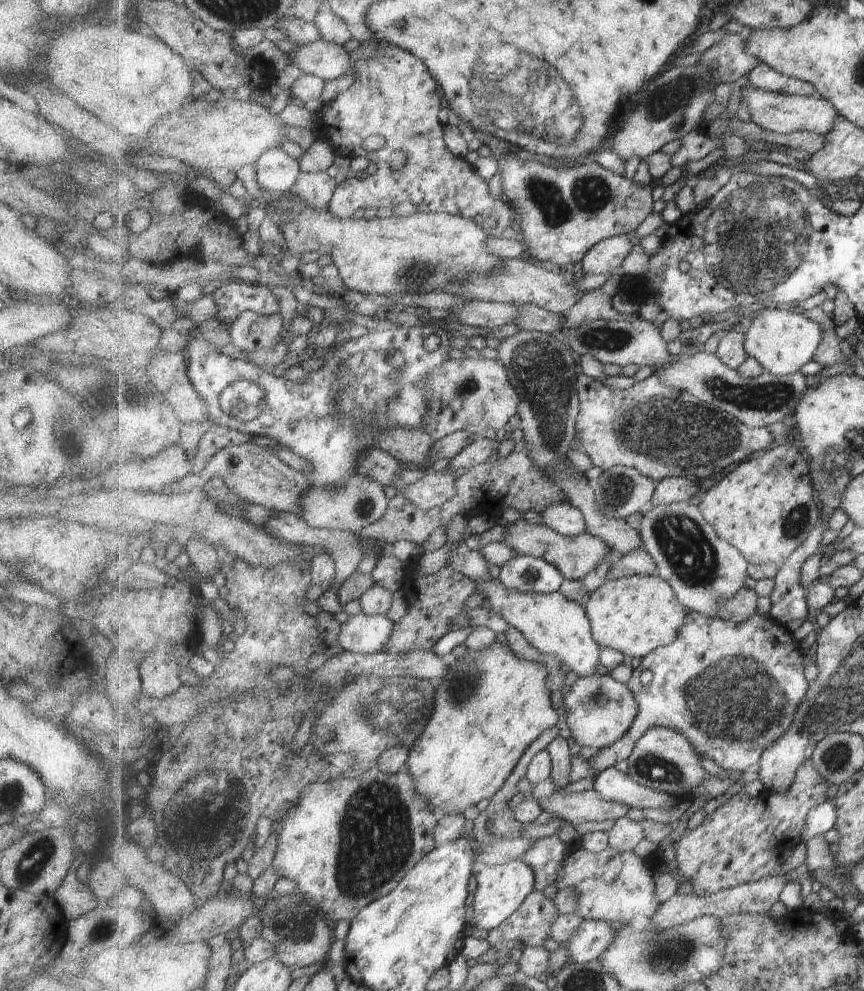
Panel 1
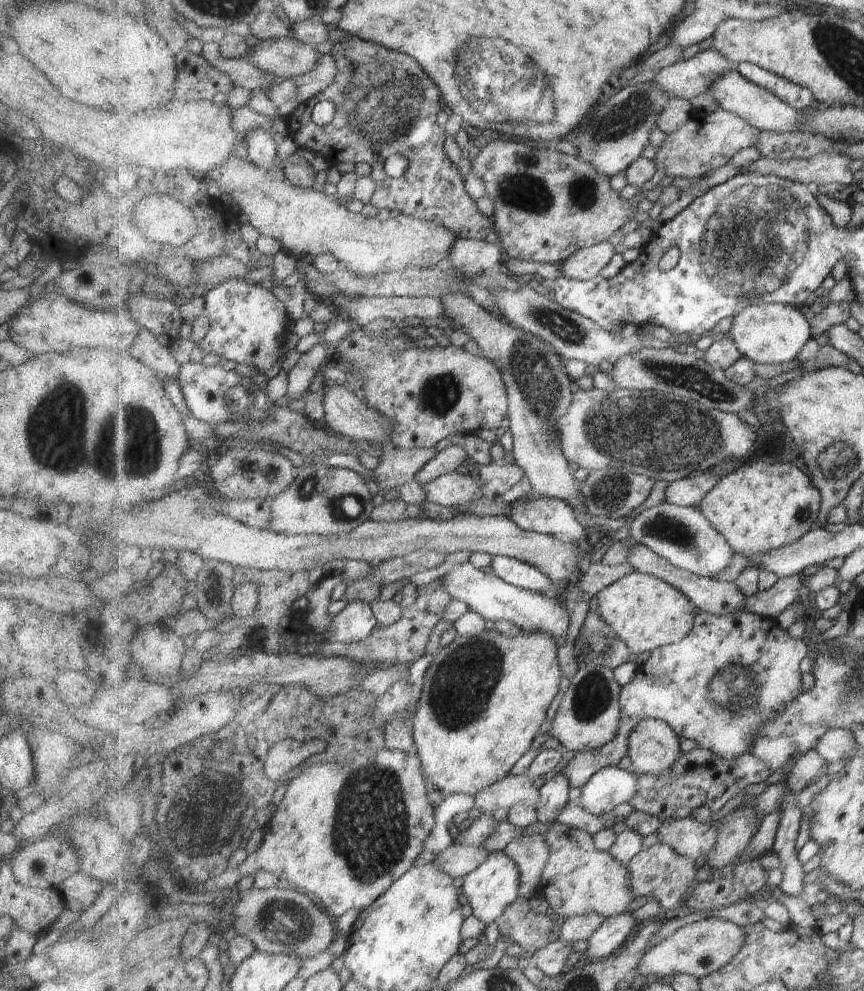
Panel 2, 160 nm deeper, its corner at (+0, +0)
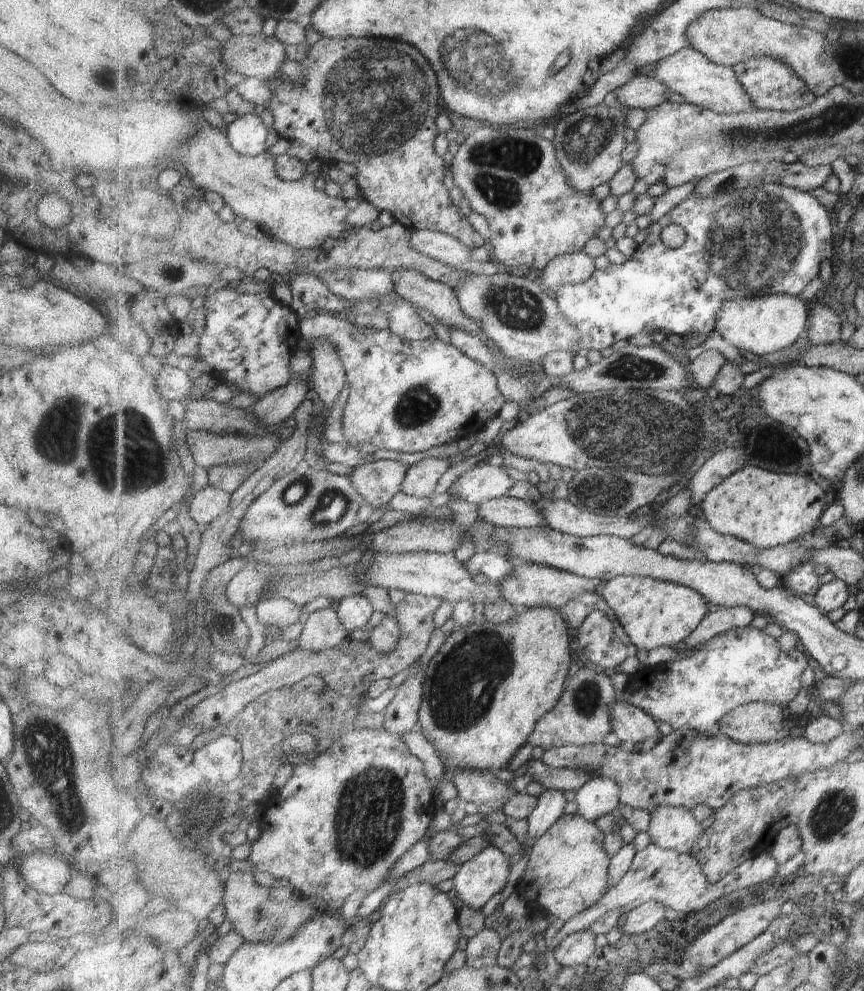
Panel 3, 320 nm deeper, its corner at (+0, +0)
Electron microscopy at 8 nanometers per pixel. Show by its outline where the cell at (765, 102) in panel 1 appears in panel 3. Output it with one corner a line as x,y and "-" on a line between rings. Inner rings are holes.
691,46
655,63
648,76
665,83
671,91
683,97
685,103
703,105
718,113
742,113
757,109
744,86
736,79
733,67
717,64

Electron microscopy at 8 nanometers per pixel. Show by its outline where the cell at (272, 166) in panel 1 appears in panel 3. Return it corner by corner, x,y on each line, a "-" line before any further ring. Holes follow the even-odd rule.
258,111
238,116
225,133
231,146
241,154
257,156
267,150
268,128
261,122

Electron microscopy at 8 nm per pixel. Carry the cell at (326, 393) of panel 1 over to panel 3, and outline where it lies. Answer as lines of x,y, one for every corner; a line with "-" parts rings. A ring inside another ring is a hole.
171,365
161,366
161,370
154,375
156,380
157,390
168,400
175,400
183,405
195,399
203,399
202,396
189,396
191,388
193,388
193,381
189,378
187,371
181,370
178,367

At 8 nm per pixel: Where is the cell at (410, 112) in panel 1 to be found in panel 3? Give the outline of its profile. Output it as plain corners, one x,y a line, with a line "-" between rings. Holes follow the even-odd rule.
322,36
307,53
306,59
299,62
302,65
302,84
283,76
266,79
269,80
272,97
260,108
272,113
272,127
277,135
290,142
296,140
306,144
322,162
331,158
333,146
333,164
340,160
356,168
356,177
353,178
357,178
363,199
380,211
390,211
395,222
403,224
410,231
429,229
447,233
471,250
488,244
477,230
473,230
467,216
463,216
449,198
452,185
449,172
433,146
439,132
437,114
443,114
445,108
441,83
429,60
411,44
375,37
343,39

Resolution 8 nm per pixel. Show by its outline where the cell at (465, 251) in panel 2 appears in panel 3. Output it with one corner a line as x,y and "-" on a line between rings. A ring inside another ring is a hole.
429,229
412,231
410,247
452,267
471,260
471,249
468,246
451,235
439,231

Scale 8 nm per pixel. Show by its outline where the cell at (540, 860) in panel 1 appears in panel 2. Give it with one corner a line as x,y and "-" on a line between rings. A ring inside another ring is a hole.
538,833
517,838
504,850
519,866
521,872
521,895
531,900
539,888
541,874
551,858
551,848
544,834

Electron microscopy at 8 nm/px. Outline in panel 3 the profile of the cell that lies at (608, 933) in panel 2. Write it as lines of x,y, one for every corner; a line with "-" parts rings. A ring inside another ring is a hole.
649,901
636,909
627,912
627,922
623,930
624,941
633,934
643,934
651,928
655,928
665,918
667,907
660,902

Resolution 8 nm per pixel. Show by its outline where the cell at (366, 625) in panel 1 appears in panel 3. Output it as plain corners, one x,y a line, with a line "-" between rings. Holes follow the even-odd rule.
362,593
344,598
337,609
338,617
349,632
359,628
365,629
375,611
371,601

